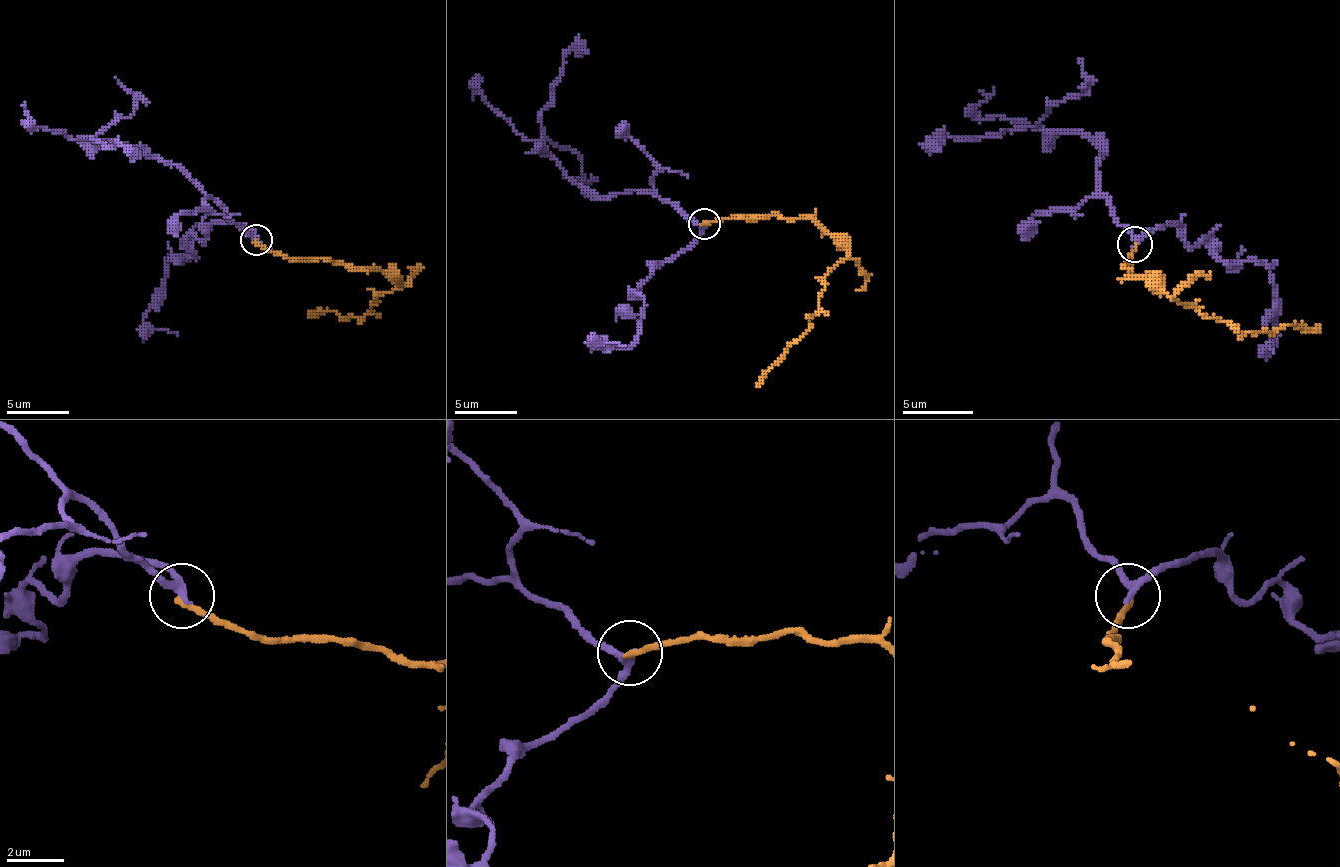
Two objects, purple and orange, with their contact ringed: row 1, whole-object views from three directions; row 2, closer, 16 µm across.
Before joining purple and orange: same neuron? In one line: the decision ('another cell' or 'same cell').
another cell

